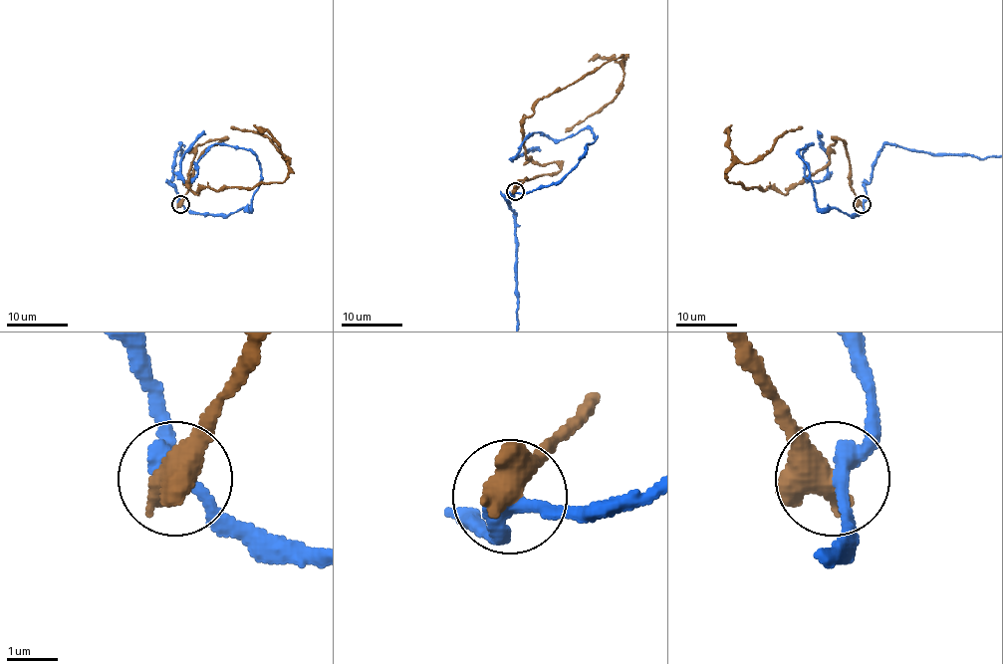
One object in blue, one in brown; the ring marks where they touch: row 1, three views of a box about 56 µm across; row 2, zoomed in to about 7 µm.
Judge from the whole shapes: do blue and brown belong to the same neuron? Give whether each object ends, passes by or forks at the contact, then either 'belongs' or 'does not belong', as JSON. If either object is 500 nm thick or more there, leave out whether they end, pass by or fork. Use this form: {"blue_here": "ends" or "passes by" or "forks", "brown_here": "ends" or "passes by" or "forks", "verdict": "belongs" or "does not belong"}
{"verdict": "does not belong"}

